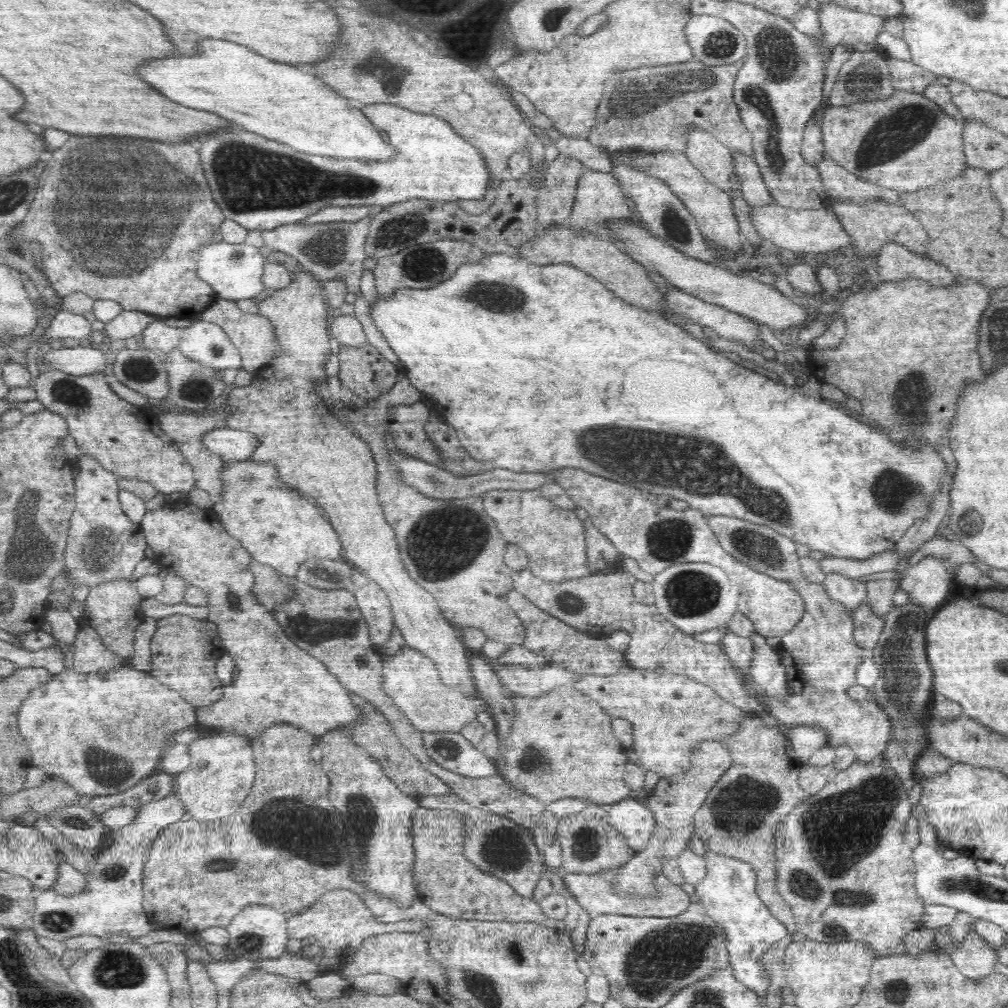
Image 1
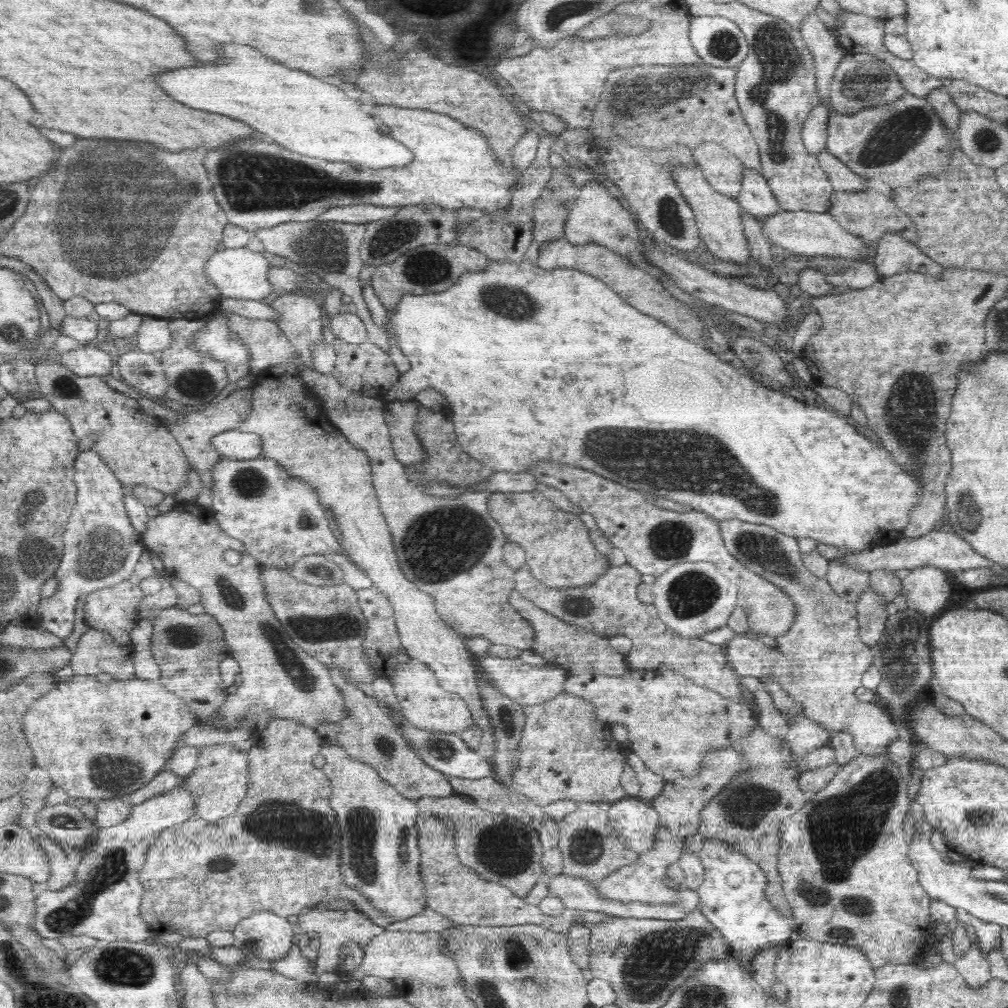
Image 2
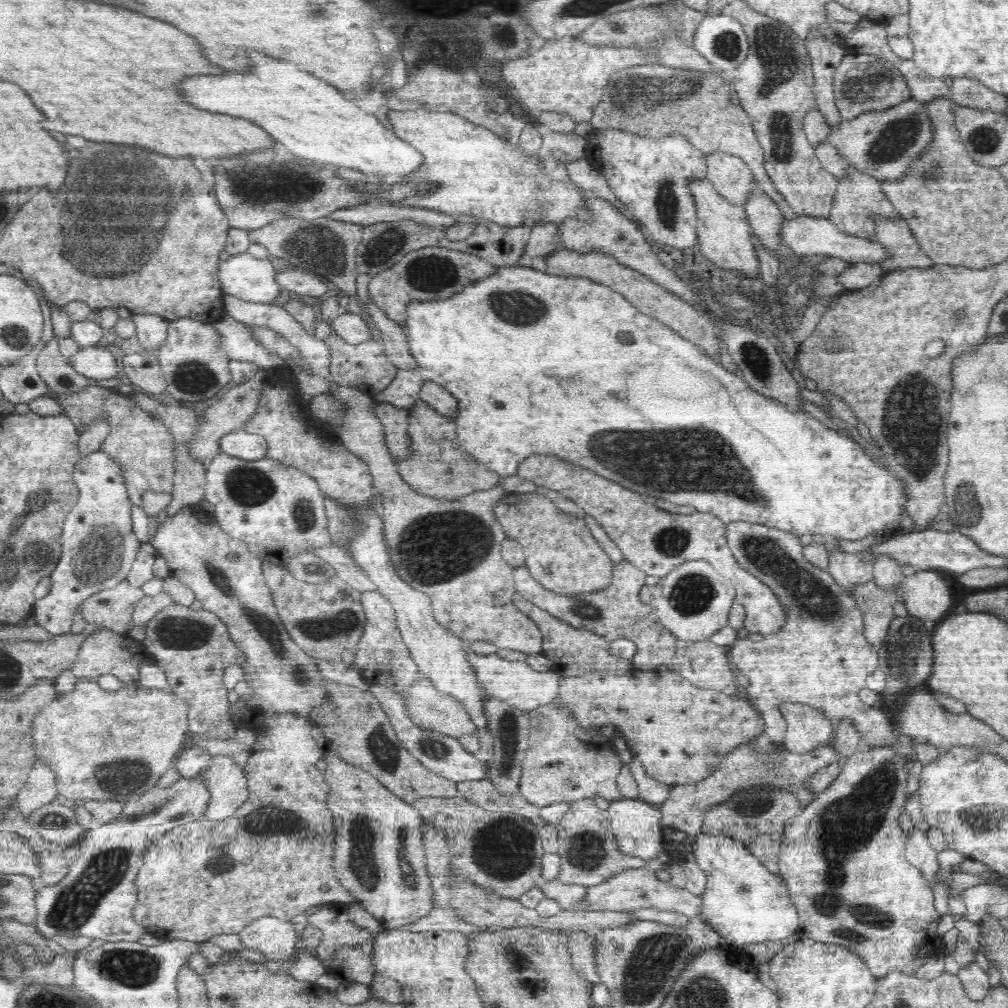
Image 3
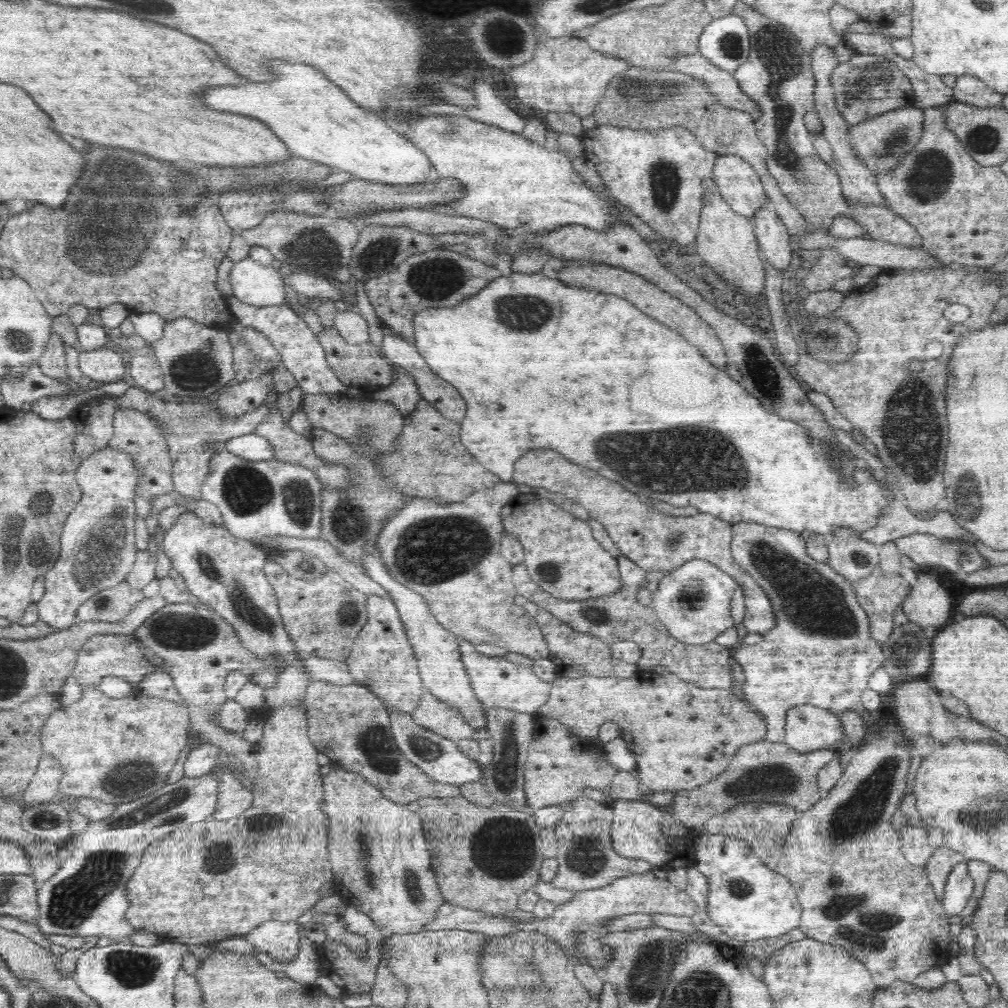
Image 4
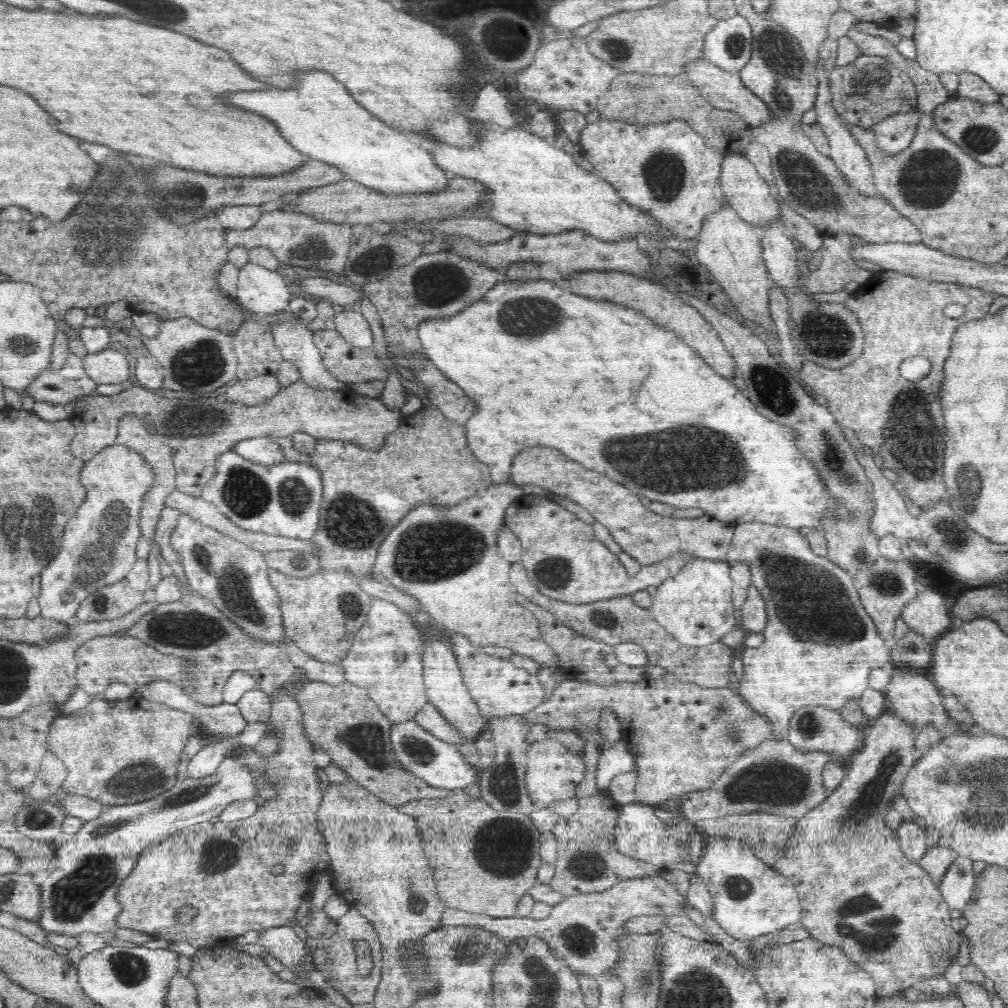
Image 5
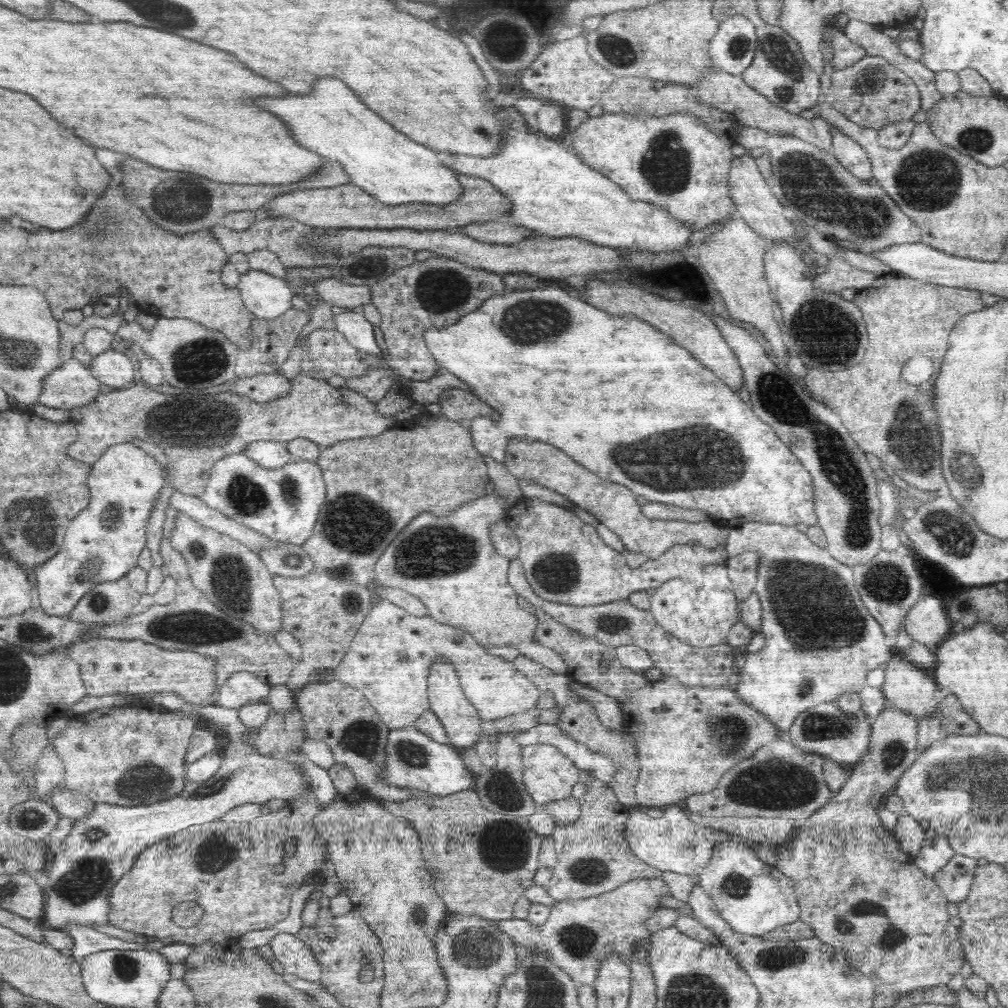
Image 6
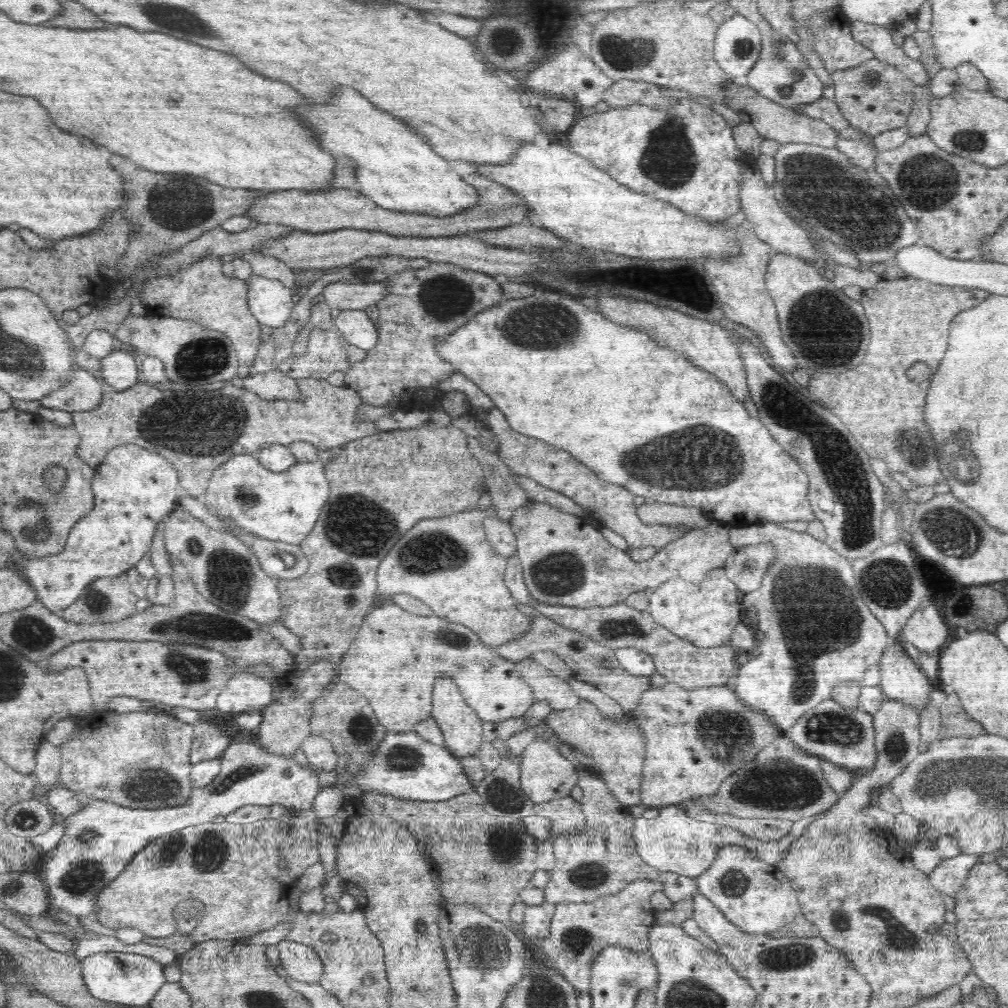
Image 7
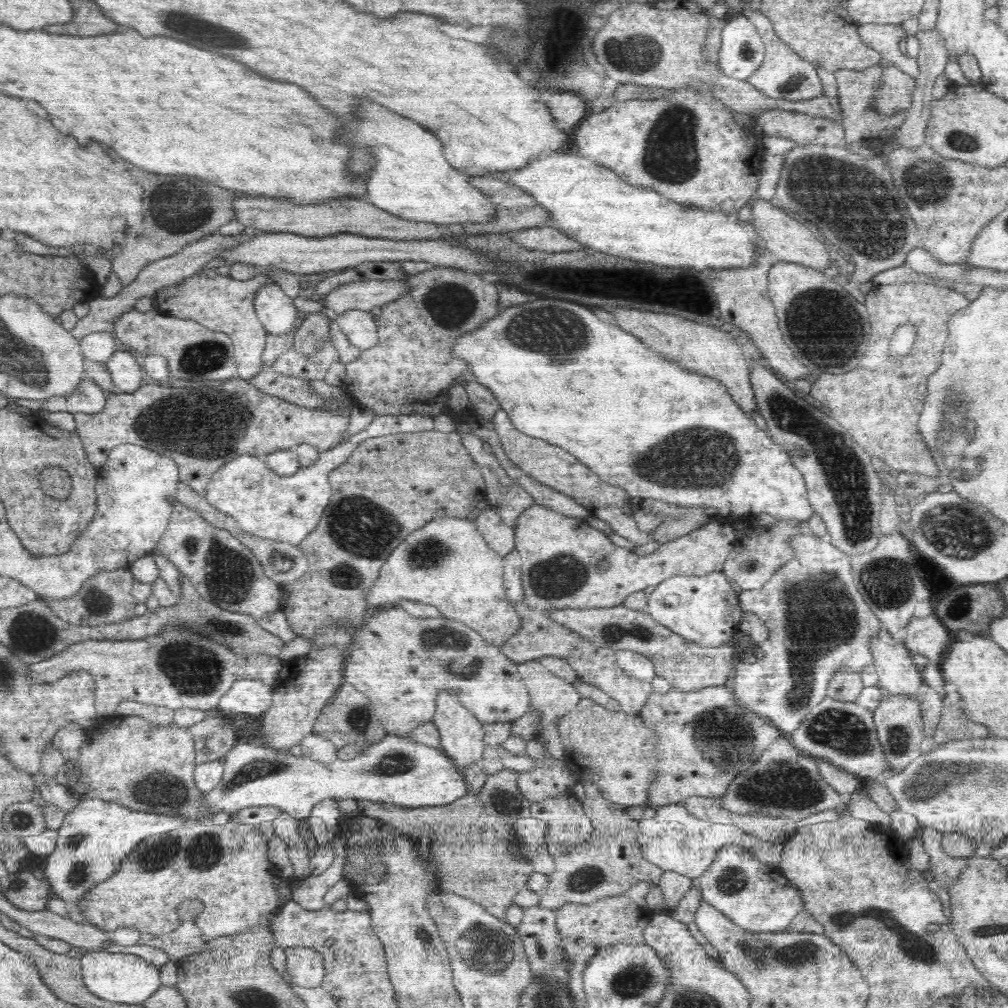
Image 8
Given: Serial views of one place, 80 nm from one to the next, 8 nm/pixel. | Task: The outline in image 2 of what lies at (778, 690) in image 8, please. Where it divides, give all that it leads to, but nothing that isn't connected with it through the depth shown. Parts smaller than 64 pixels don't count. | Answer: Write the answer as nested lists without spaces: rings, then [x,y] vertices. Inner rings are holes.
[[[738,519],[721,520],[718,524],[728,552],[753,573],[784,589],[786,595],[794,601],[796,609],[794,623],[783,636],[776,638],[776,643],[772,647],[767,647],[761,639],[752,640],[738,634],[735,634],[725,646],[729,662],[740,678],[754,677],[760,680],[760,686],[754,691],[754,706],[759,725],[769,735],[784,739],[790,730],[789,721],[773,704],[773,698],[770,692],[764,689],[762,680],[767,678],[767,682],[772,682],[772,678],[775,678],[782,685],[782,689],[798,702],[806,701],[807,696],[820,696],[820,694],[852,694],[862,685],[862,676],[872,665],[874,649],[866,646],[860,639],[860,624],[855,604],[836,596],[825,577],[818,579],[804,566],[800,559],[798,539],[786,536],[771,526],[752,524]]]

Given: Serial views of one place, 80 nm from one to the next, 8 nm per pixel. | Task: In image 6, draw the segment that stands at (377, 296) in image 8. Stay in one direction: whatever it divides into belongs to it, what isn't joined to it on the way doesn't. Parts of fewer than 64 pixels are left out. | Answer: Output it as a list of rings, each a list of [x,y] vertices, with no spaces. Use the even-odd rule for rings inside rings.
[[[314,278],[310,283],[314,290],[332,306],[339,306],[346,310],[355,306],[363,306],[371,300],[371,290],[366,286],[352,286],[342,280],[329,278]]]

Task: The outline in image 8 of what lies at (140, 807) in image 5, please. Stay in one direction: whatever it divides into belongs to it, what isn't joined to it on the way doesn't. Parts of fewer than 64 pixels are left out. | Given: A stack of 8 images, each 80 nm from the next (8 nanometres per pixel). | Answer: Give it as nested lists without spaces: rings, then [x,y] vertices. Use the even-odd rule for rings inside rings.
[[[387,733],[382,740],[369,746],[363,753],[351,760],[336,758],[334,762],[322,764],[314,762],[308,757],[292,756],[288,751],[278,751],[265,748],[262,745],[250,744],[248,741],[239,741],[222,759],[224,772],[219,783],[208,792],[203,792],[201,801],[211,812],[236,811],[251,806],[278,807],[284,815],[296,819],[308,819],[310,811],[321,800],[332,798],[336,800],[354,799],[370,800],[372,802],[386,803],[404,808],[437,807],[444,806],[466,796],[470,790],[460,768],[454,764],[440,749],[420,744],[409,735],[398,736]],[[83,799],[65,816],[57,830],[54,852],[47,856],[43,871],[51,893],[57,894],[71,910],[79,911],[80,900],[106,878],[118,872],[122,860],[133,854],[148,836],[184,827],[190,820],[180,815],[138,812],[102,799]]]

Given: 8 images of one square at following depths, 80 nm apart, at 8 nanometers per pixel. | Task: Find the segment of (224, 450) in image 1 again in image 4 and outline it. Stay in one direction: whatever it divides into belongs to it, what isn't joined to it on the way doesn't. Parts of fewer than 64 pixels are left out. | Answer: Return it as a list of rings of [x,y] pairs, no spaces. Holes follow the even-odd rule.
[[[256,433],[228,439],[222,449],[251,461],[275,459],[272,445]]]

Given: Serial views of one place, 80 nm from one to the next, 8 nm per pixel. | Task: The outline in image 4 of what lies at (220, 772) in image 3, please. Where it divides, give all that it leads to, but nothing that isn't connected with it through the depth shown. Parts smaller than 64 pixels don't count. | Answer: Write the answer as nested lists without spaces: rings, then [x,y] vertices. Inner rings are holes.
[[[224,769],[219,774],[219,778],[222,778],[223,782],[219,782],[218,798],[212,818],[230,820],[230,818],[237,817],[250,806],[252,794],[228,769]]]

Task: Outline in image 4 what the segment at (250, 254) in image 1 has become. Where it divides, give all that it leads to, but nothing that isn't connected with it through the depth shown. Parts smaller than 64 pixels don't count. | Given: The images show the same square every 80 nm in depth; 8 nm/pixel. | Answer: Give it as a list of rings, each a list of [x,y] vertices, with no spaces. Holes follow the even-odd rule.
[[[248,256],[244,260],[240,260],[240,262],[234,262],[228,278],[232,287],[232,294],[244,303],[255,307],[287,304],[284,301],[284,298],[286,298],[286,284],[279,274],[279,270],[275,270],[272,265],[263,266],[251,260]]]

